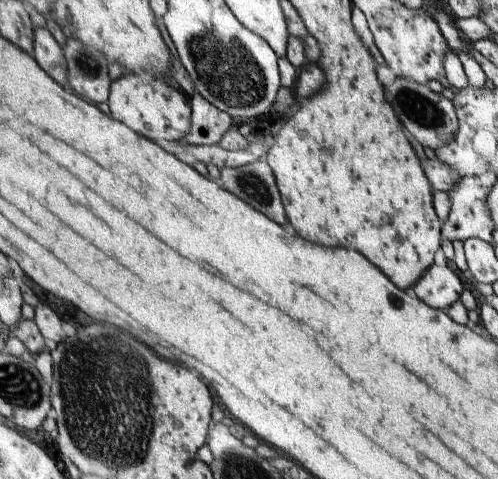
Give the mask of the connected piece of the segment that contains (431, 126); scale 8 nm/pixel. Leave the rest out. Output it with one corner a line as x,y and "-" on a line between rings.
396,77
392,84
384,87
386,102
396,112
402,126
422,144
436,150
456,138
458,132
458,114
452,101
440,93
435,93
428,85
420,84
406,77

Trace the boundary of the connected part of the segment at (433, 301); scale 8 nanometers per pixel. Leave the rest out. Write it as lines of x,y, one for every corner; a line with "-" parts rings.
433,263
428,270
424,271
413,288
422,302
444,311
460,300
464,284
458,274
447,265
438,266

